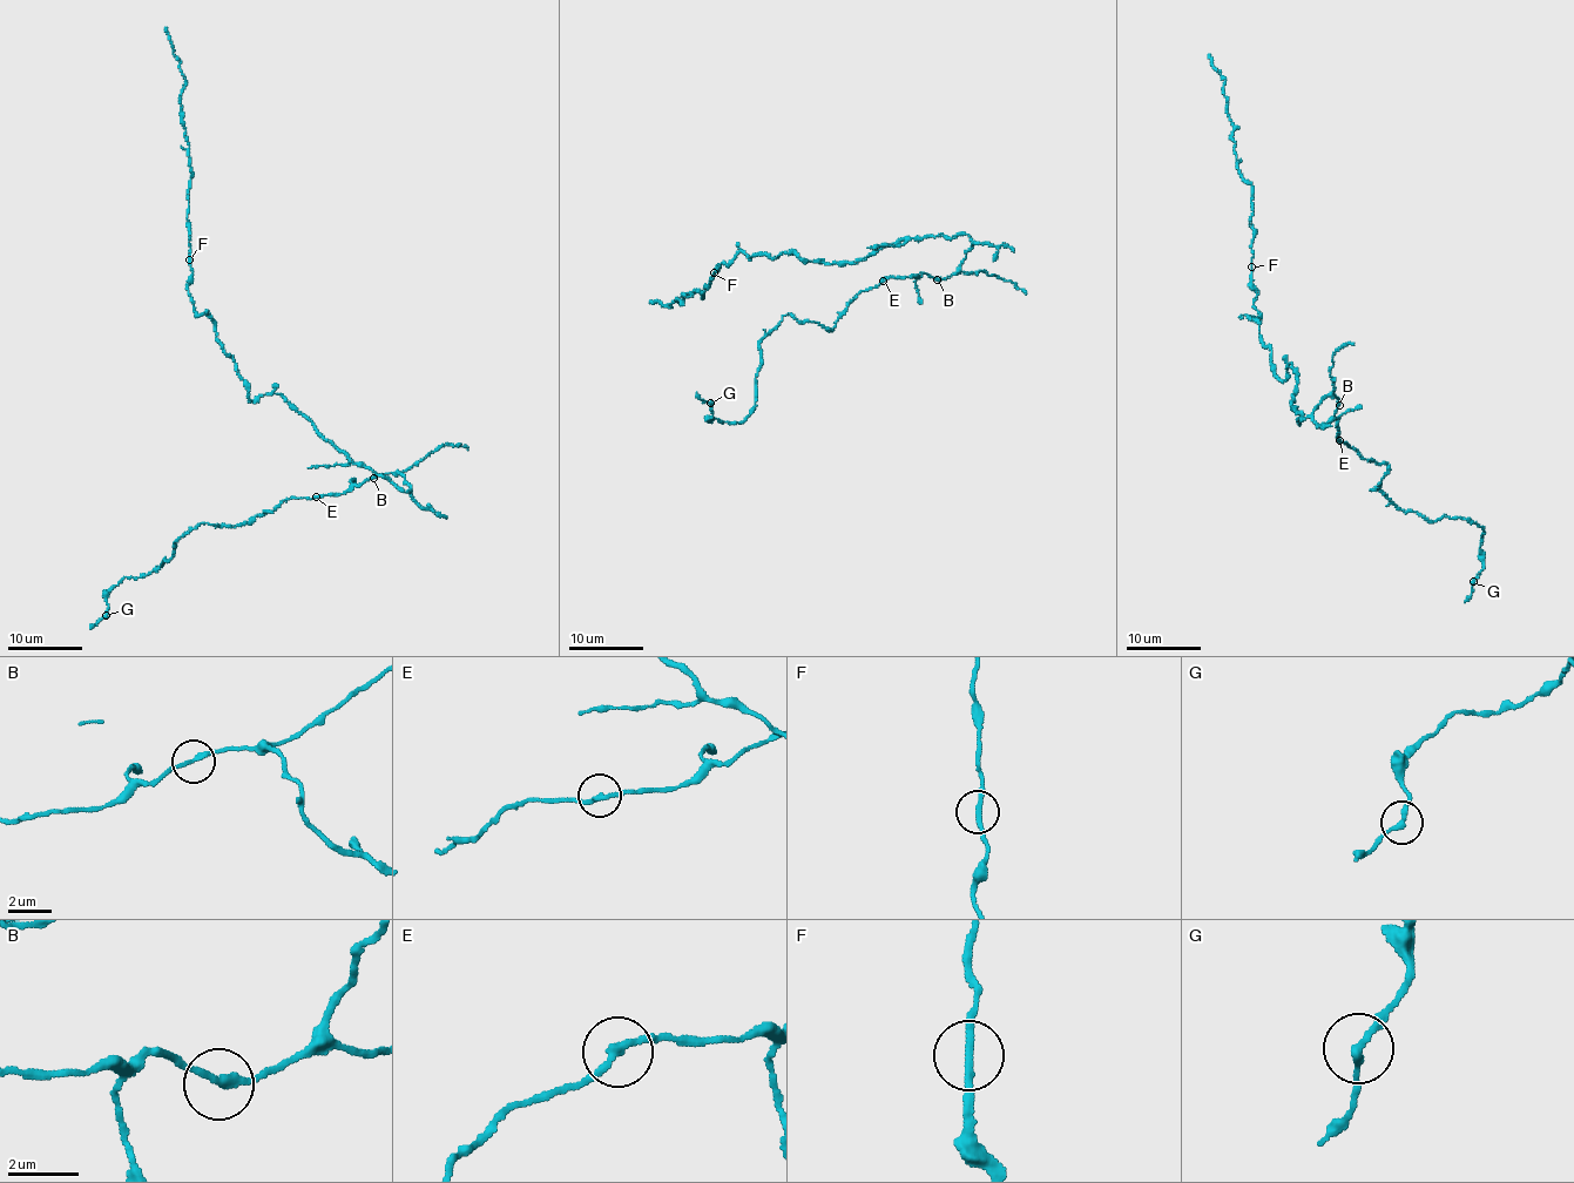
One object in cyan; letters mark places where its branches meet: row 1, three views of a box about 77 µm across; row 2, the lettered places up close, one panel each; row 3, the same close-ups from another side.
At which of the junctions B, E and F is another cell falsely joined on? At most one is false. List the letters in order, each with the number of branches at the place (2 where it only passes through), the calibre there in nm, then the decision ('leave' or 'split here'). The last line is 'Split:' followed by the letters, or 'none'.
B: branches 2; calibre 200 nm; leave
E: branches 2; calibre 200 nm; leave
F: branches 2; calibre 200 nm; leave
Split: none

